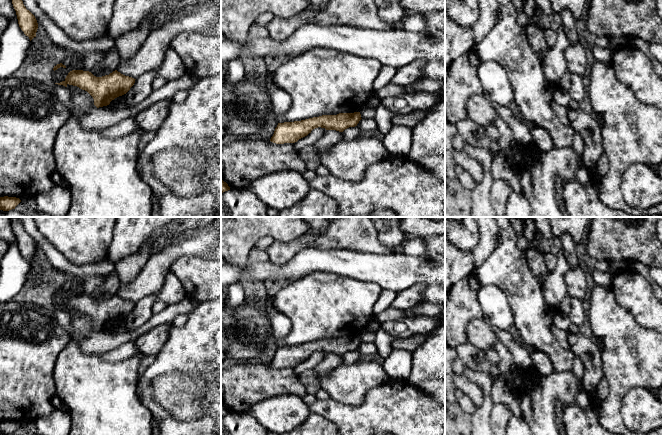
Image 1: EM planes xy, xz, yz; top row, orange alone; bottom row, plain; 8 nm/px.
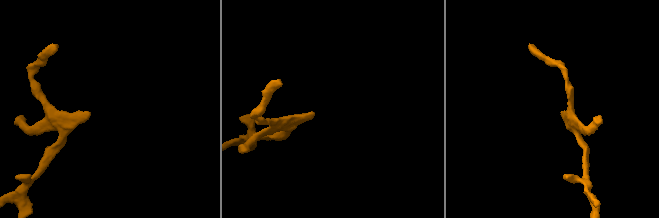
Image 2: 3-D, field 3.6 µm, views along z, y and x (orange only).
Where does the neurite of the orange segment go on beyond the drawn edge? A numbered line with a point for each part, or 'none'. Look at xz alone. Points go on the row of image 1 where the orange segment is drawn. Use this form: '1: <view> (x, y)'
none

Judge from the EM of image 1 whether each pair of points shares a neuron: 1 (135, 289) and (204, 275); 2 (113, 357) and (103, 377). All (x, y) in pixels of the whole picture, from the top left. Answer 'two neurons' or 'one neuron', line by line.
1: two neurons
2: two neurons

